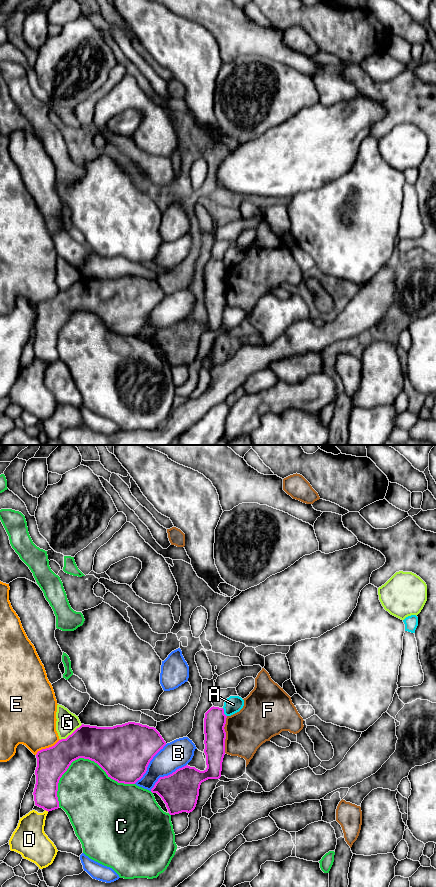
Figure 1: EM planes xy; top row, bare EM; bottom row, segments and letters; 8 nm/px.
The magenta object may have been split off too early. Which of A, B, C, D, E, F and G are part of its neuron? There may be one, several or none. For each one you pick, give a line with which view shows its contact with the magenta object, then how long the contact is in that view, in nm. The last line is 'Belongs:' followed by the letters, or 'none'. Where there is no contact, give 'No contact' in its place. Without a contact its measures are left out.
Belongs: none

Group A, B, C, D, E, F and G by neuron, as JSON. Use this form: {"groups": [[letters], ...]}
{"groups": [["A"], ["B"], ["C"], ["D"], ["E"], ["F"], ["G"]]}

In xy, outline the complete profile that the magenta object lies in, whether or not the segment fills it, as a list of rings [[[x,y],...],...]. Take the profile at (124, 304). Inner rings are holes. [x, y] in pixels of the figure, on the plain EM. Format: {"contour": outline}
{"contour": [[[128,274],[113,279],[97,279],[82,276],[66,291],[59,292],[54,298],[37,304],[34,340],[35,357],[46,363],[59,360],[57,349],[58,335],[71,315],[79,310],[97,315],[118,335],[135,336],[147,323],[153,309],[166,297],[160,285],[154,279]]]}

